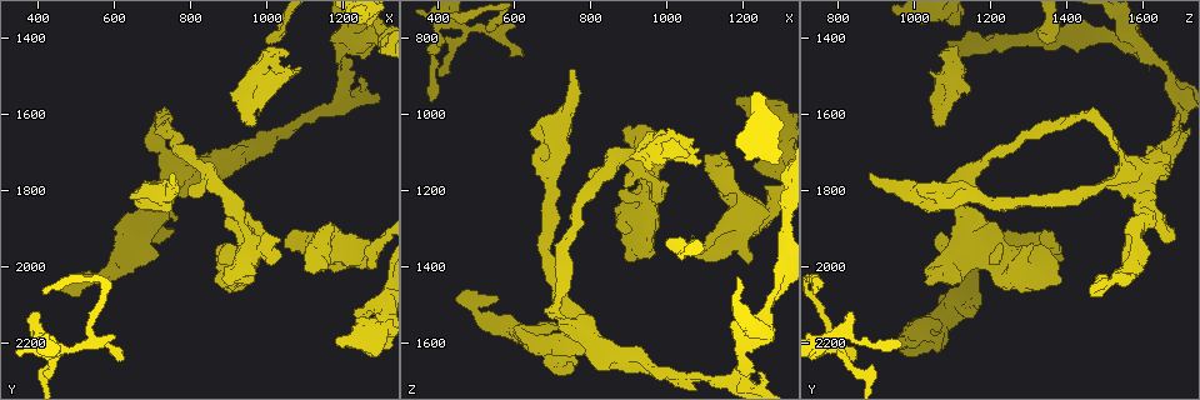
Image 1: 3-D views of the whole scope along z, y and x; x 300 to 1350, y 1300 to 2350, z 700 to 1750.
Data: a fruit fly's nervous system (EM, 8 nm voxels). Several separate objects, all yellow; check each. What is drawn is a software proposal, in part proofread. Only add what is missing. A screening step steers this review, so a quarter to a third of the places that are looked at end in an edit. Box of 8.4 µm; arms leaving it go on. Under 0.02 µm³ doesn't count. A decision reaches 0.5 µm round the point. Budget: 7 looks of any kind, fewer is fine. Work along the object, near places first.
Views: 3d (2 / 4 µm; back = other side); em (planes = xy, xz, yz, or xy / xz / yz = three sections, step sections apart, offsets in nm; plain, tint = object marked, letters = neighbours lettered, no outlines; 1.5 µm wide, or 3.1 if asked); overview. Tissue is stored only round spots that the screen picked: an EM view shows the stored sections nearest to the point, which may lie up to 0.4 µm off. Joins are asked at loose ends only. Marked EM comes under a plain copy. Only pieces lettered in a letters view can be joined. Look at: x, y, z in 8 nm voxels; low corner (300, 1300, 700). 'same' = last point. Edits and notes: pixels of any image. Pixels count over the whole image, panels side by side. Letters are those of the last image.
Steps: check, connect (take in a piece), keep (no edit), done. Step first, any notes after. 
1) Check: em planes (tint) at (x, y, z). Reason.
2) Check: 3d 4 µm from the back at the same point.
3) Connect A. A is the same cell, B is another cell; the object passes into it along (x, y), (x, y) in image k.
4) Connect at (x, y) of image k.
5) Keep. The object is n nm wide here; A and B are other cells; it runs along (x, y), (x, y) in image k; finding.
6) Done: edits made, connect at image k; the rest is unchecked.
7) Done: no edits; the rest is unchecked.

Check: em planes (letters) at (1230, 2130, 1125). Stops while still wide.

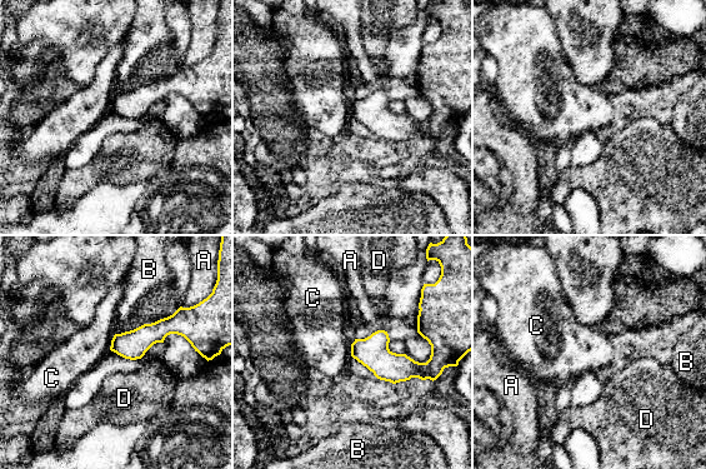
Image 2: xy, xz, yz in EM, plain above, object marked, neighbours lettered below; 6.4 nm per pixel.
Keep. The longest contact is with C, 110 nm; A, B, C and D are other cells; a border runs along (115, 334), (109, 349) in image 2; none of them fits.

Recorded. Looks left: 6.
Check: em xz step 4 (letters) at (1070, 1905, 1345). An open end.

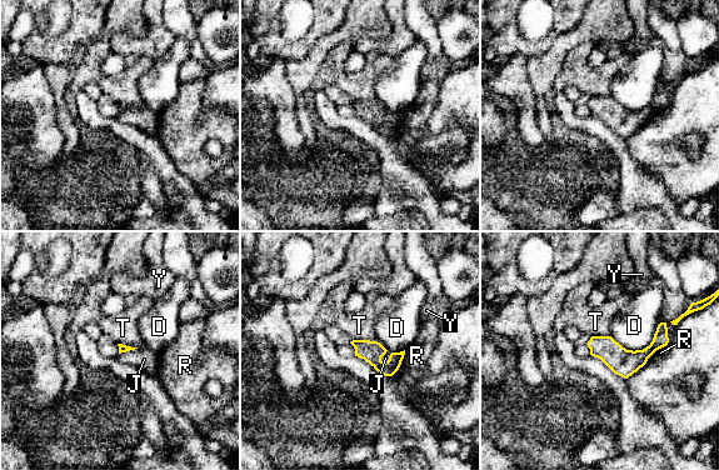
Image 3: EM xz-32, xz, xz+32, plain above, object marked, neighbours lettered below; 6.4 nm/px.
Check: em yz step 4 (letters) at the same point. Cut it another way.

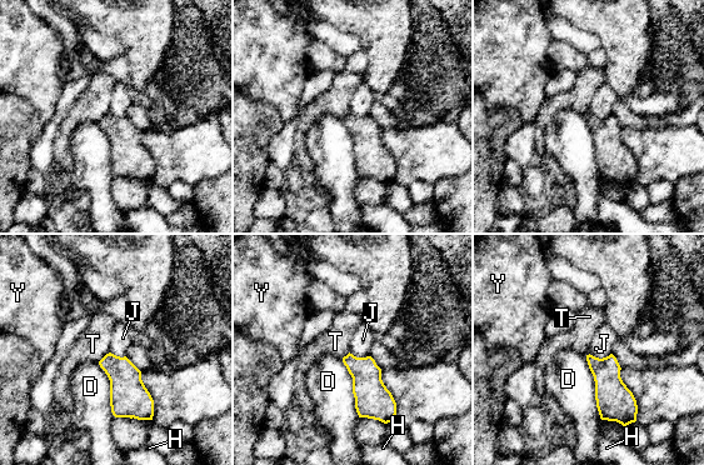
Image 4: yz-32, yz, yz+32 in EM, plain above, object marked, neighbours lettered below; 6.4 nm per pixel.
Keep. D, H, J, T and Y are other cells; a border runs along (589, 353), (599, 358), (610, 354) in image 4; none of them fits.

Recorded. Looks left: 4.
Check: 3d 2 µm from the back at (460, 2045, 1470). Branch stops here.

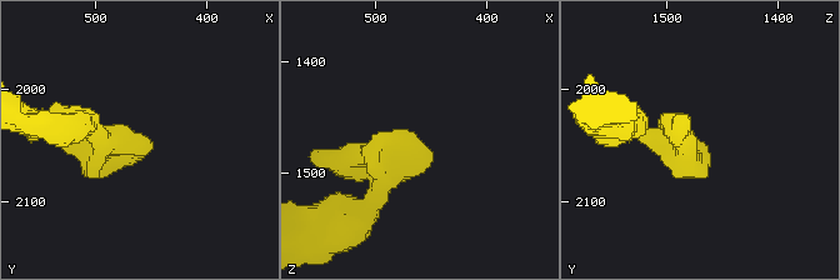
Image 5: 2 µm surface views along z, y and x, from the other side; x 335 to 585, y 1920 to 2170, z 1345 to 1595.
Check: em yz step 4 (letters) at (466, 2050, 1466).

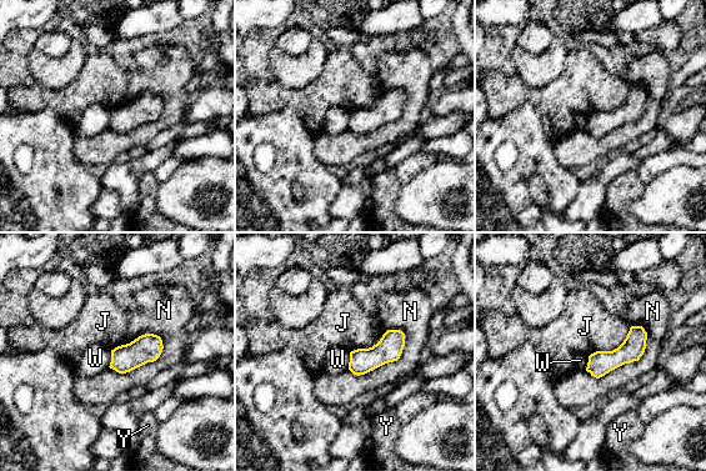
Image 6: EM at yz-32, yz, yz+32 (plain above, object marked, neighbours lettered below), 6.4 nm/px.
Check: em planes (letters) at the same point. Cut it another way.

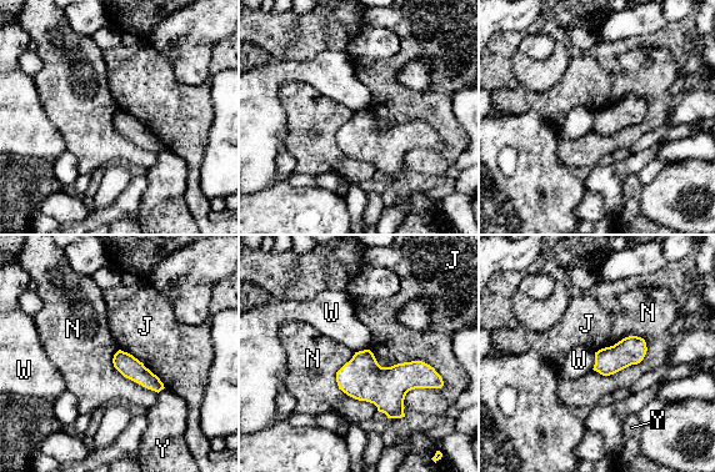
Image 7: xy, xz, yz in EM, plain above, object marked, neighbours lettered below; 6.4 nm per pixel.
Keep. The object is 140 nm wide here; J, N, W and Y are other cells; a border runs along (595, 352), (595, 363), (591, 368) in image 7; no lettered piece goes on from it.

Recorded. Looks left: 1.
Done: no edits; the rest is unchecked.

